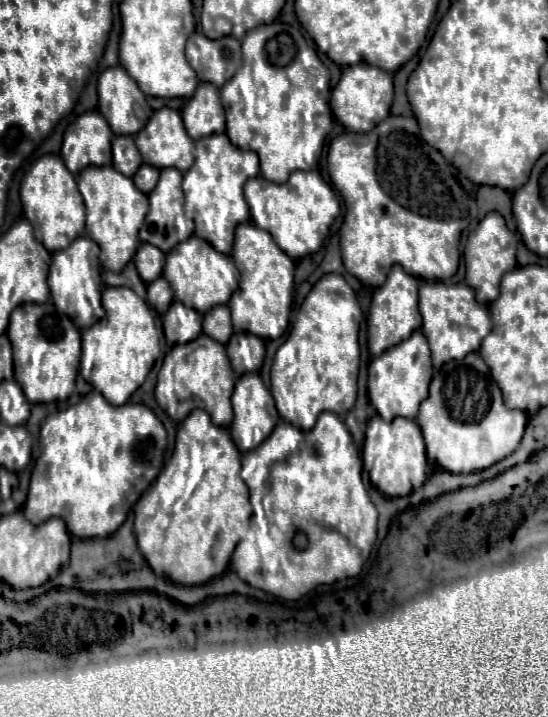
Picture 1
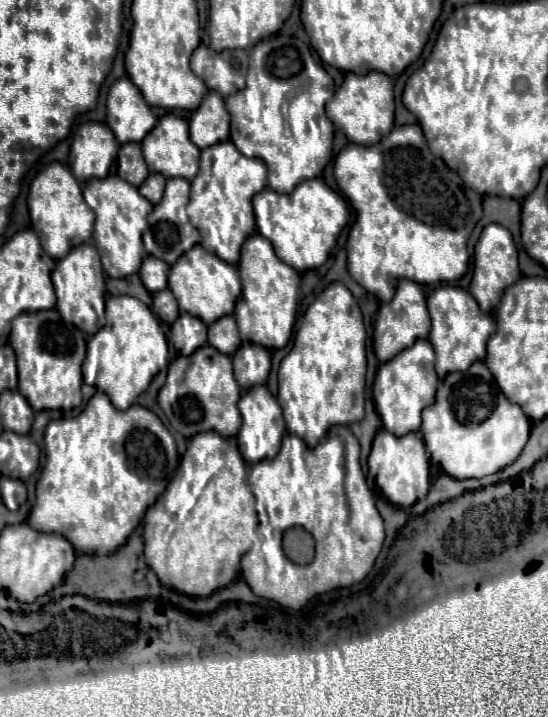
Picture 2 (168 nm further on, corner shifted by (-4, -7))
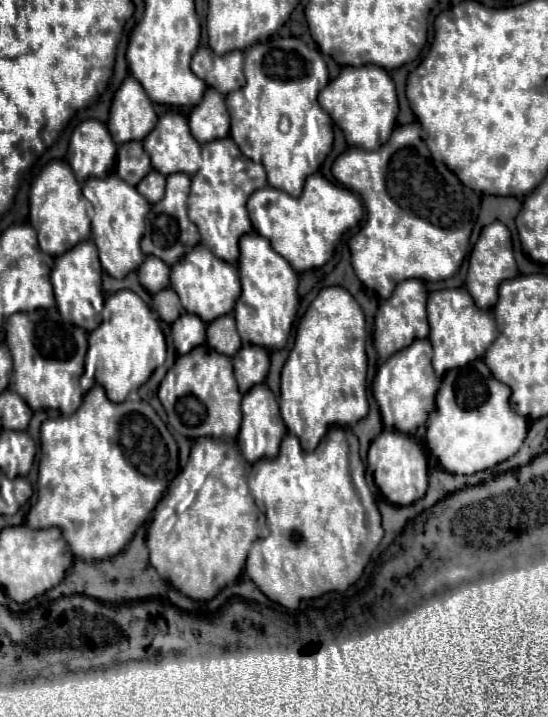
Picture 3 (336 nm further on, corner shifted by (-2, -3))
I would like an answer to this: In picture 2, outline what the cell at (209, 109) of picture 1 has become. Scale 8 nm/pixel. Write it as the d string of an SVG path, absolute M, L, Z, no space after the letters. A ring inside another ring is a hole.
M210 91L190 119L190 139L200 147L230 139L230 115L220 93Z

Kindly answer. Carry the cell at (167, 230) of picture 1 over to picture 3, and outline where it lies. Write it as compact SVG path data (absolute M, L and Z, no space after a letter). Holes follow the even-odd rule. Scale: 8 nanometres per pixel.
M168 175L164 199L154 203L146 217L146 233L142 239L142 251L146 255L154 255L154 257L162 259L166 265L174 265L182 255L190 253L200 241L200 233L198 233L196 225L188 219L188 213L186 213L188 193L190 193L188 175Z

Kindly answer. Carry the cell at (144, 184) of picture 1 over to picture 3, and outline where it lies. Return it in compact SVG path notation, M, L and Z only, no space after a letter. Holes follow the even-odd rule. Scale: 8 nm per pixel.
M150 171L150 175L146 175L146 179L142 179L142 183L138 183L136 189L150 203L158 203L158 199L162 199L164 195L164 187L166 187L166 177L158 171Z

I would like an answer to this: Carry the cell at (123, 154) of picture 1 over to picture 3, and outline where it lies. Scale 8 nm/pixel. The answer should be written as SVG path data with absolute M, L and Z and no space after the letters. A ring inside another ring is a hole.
M124 143L118 147L118 167L116 173L136 187L148 173L152 171L150 167L150 157L142 149L142 143Z

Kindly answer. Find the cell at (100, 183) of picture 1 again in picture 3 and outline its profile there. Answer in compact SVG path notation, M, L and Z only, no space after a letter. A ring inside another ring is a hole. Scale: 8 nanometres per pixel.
M116 173L104 179L88 179L84 185L84 197L92 203L92 241L100 251L100 261L106 273L116 279L126 277L130 271L138 269L142 263L140 241L144 237L144 217L150 211L150 203L126 181L118 179Z

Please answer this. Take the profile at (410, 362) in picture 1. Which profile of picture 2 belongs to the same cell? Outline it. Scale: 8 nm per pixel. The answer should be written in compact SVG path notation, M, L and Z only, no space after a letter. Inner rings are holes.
M426 339L416 341L412 347L404 349L394 359L382 363L376 373L372 393L384 429L394 435L418 431L422 423L422 409L428 407L428 403L432 403L436 395L436 385L438 385L438 377L434 371L434 351Z

